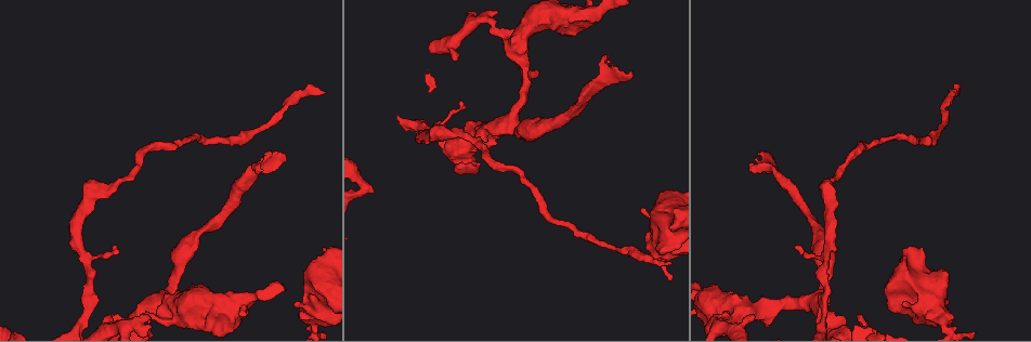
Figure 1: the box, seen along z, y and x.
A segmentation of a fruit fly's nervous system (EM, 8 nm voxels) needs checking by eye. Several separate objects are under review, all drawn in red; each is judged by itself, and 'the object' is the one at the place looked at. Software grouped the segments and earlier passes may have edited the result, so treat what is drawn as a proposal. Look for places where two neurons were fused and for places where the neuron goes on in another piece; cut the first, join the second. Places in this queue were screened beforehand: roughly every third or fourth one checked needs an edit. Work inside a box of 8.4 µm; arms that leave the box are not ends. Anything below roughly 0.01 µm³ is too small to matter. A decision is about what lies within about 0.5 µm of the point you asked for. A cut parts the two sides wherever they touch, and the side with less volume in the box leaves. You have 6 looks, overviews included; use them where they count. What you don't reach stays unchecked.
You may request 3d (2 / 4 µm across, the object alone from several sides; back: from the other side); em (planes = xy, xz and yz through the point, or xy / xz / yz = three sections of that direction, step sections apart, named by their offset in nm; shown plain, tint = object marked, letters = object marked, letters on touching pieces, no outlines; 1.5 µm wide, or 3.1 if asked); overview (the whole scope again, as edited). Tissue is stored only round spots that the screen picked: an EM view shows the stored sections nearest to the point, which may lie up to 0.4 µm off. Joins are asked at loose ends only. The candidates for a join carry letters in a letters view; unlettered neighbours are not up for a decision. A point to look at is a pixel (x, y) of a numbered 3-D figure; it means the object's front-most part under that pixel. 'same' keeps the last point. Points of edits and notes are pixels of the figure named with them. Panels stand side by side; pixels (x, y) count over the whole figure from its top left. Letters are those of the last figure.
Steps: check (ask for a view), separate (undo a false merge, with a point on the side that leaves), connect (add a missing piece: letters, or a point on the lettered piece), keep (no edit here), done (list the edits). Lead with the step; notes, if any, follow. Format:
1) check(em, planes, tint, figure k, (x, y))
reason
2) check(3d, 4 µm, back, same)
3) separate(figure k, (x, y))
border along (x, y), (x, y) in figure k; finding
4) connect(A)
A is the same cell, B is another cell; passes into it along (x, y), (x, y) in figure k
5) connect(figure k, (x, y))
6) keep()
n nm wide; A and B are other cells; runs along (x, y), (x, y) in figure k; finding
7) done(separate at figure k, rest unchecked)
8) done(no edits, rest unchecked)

check(em, planes, tint, figure 1, (660, 252))
stops while still wide

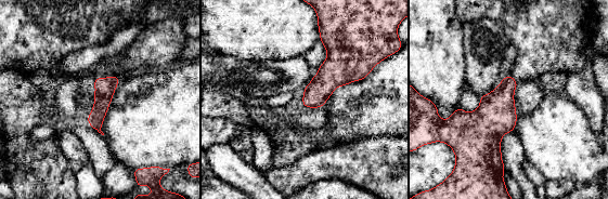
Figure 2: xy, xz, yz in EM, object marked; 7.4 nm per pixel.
check(em, planes, letters, same)
see the neighbours

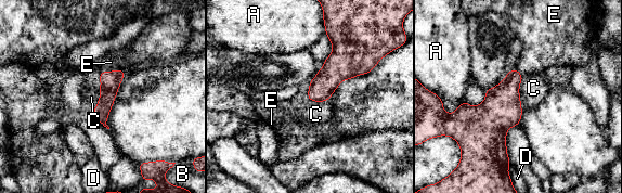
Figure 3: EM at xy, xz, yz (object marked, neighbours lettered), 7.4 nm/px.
connect(figure 3, (111, 62))
E is the same cell, A, B, C and D are other cells; the neuron continues

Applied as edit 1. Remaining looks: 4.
check(overview)
redraw

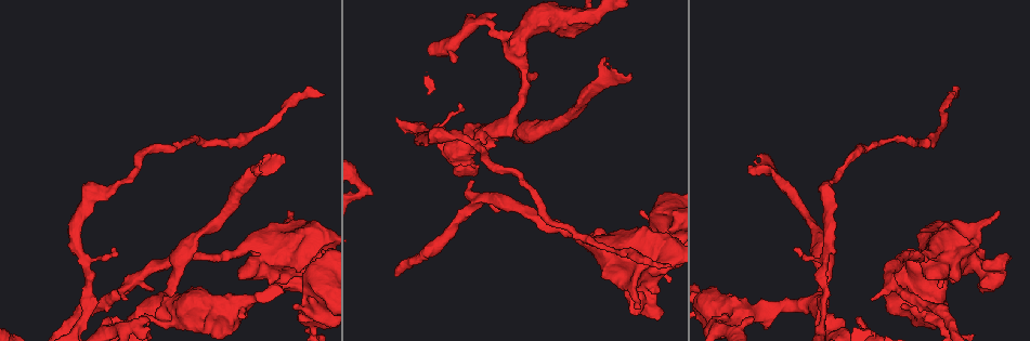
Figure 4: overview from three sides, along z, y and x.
check(em, planes, letters, figure 4, (458, 104))
tapers out

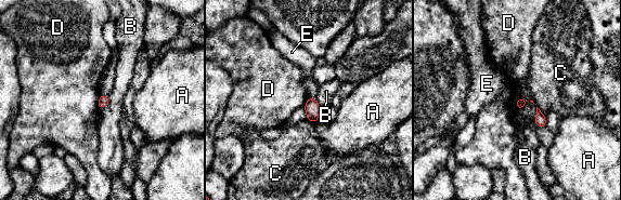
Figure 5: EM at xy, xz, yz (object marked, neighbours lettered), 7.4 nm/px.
keep()
A, B, C, D and E are other cells; border along (100, 95), (99, 109) in figure 5; none of them fits

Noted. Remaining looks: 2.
check(em, planes, plain, figure 4, (322, 94))
end of a long branch

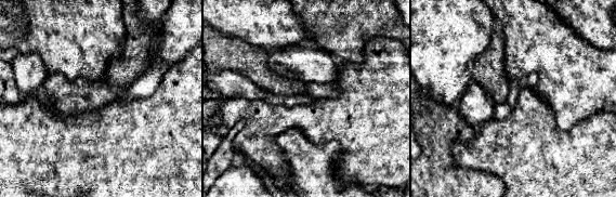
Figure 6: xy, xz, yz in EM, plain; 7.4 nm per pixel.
check(em, planes, letters, same)
what lies round it

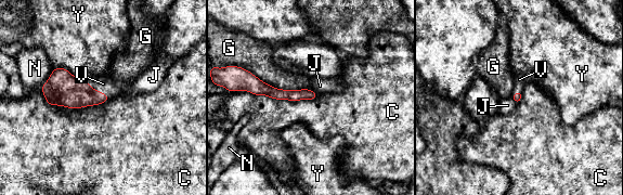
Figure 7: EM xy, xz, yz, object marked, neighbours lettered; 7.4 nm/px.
connect(figure 7, (103, 83))
V is the same cell, C, G, J, N and Y are other cells; it goes on there

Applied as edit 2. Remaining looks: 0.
done(connect at figure 3, connect at figure 7, rest unchecked)

